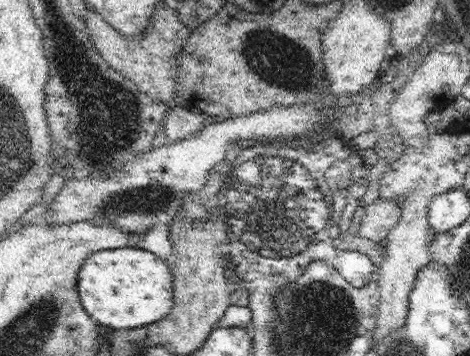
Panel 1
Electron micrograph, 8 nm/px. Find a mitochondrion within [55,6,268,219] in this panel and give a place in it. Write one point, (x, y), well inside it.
(103, 92)

